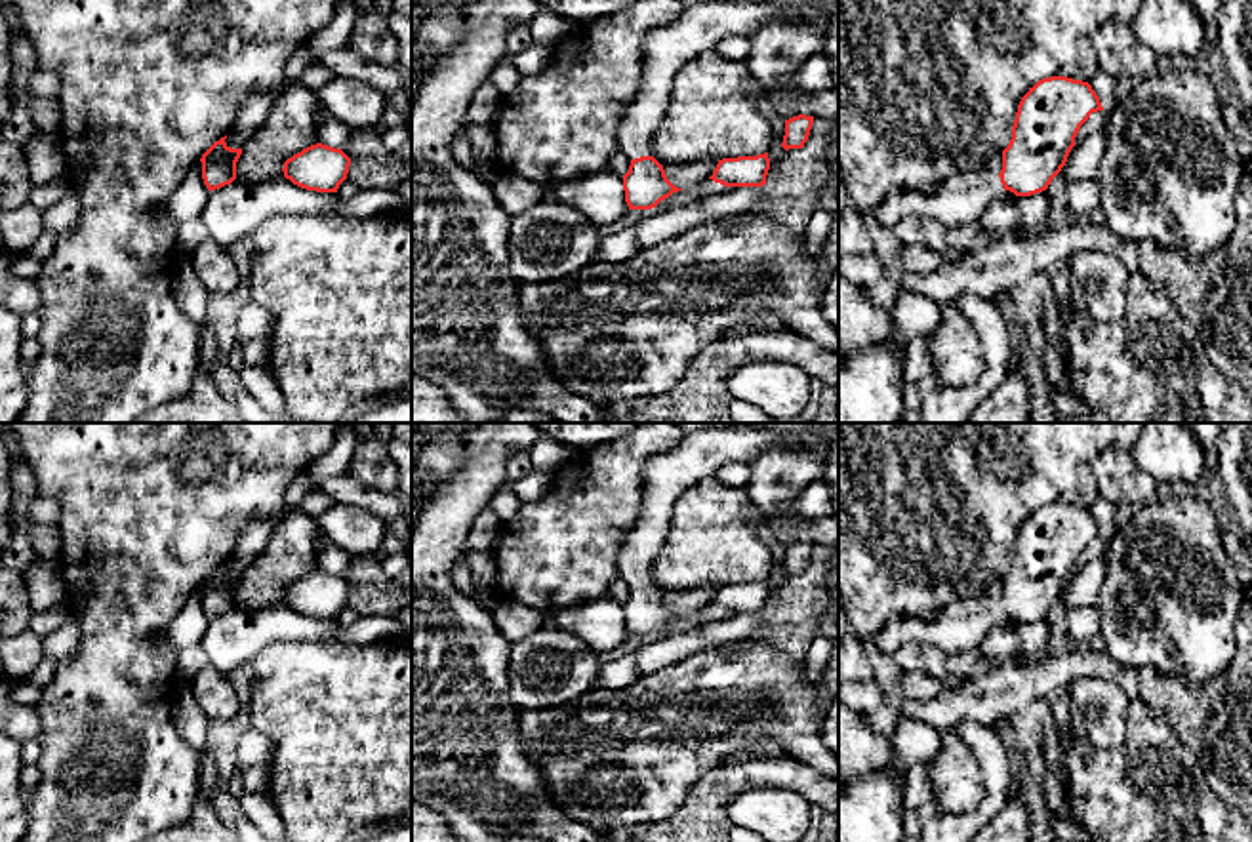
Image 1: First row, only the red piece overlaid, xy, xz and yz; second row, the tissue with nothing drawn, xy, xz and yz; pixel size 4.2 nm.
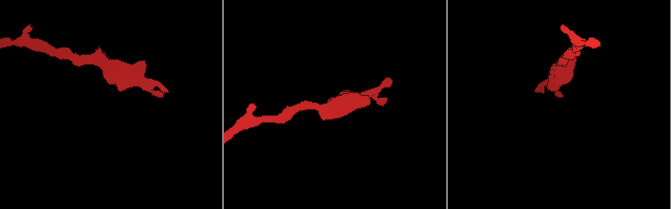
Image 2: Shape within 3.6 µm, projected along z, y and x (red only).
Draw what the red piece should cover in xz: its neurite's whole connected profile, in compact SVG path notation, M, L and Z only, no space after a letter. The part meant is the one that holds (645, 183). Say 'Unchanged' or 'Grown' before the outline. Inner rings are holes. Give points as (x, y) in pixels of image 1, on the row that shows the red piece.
Grown. M732 0L686 8L678 21L646 38L644 84L617 131L619 150L631 158L623 175L629 210L652 210L682 190L667 179L663 166L652 156L652 137L667 112L678 70L701 53L713 51L722 38L751 36L776 19L806 21L823 38L831 29L831 10L821 6Z

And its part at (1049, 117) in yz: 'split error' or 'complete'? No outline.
split error

